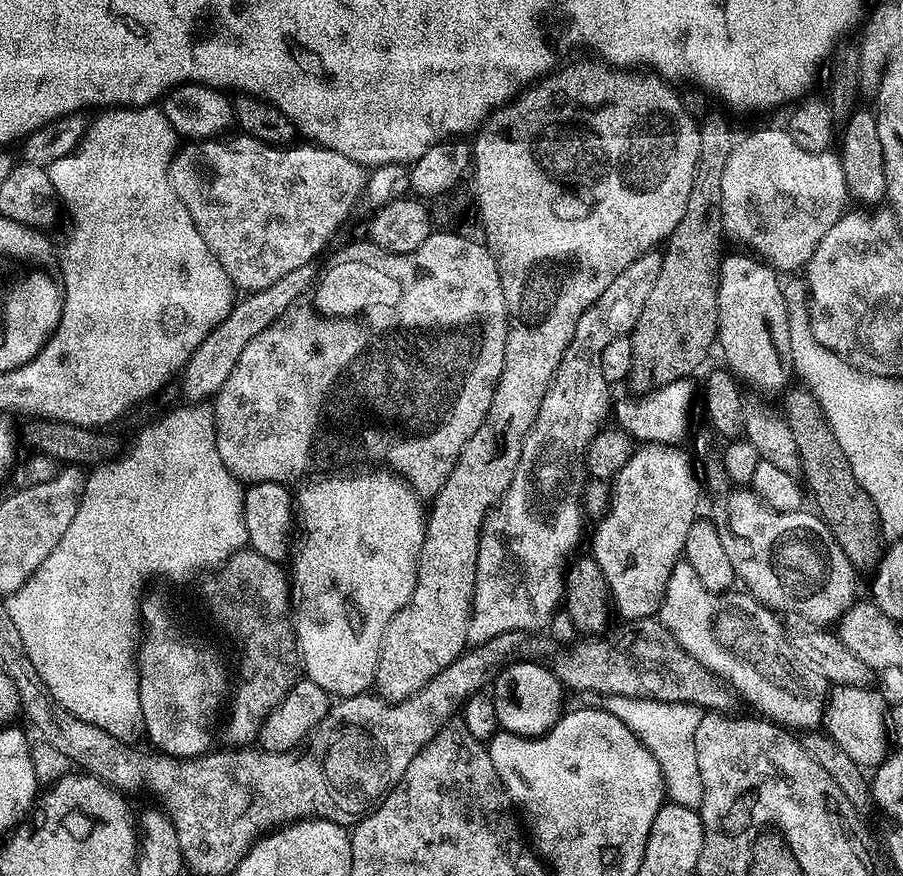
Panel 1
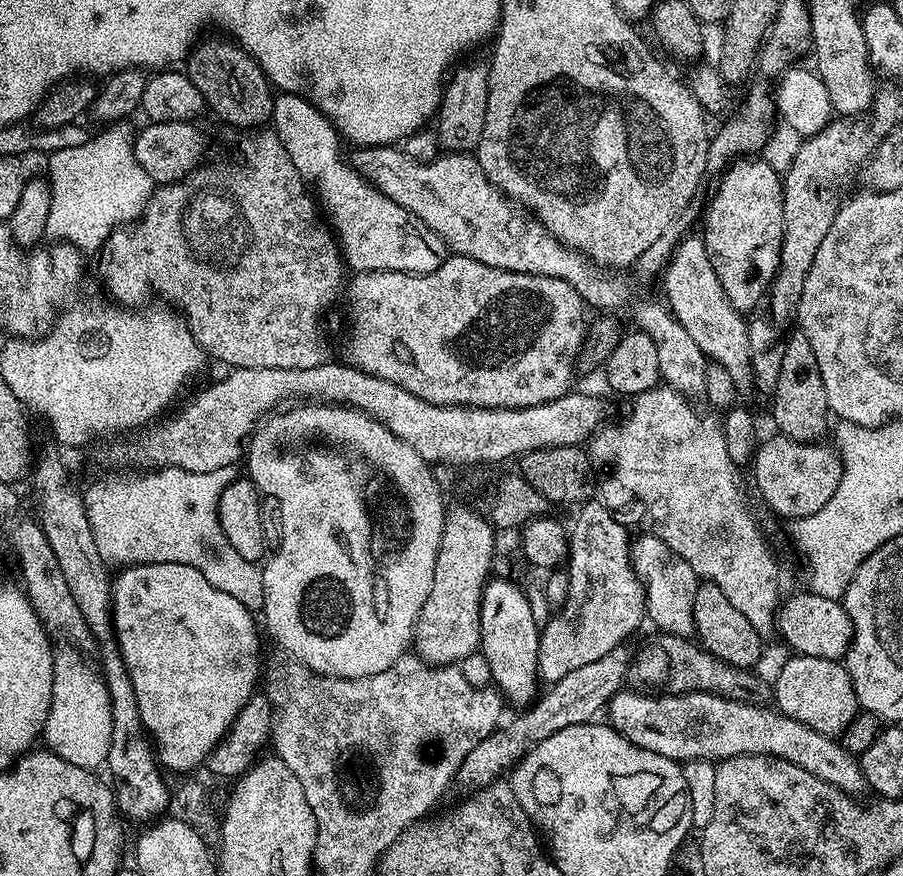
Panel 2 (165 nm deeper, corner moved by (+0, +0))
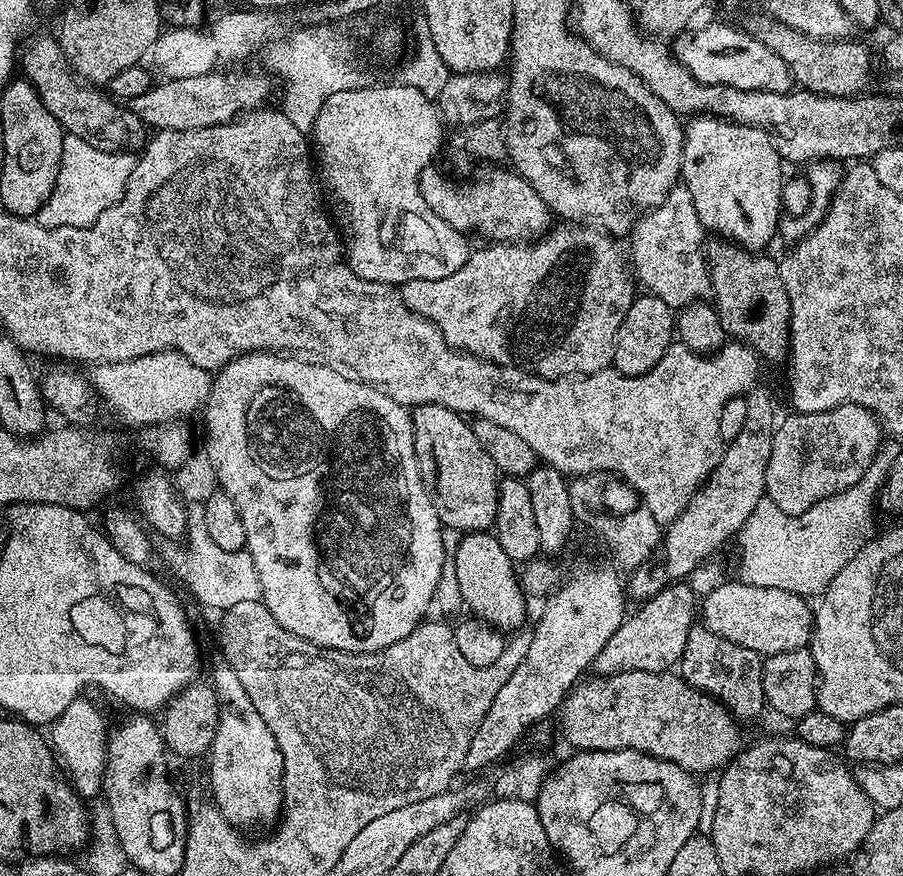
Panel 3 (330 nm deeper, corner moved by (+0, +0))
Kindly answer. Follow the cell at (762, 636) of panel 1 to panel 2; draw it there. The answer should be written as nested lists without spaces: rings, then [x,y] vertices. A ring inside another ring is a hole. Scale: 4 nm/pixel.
[[[655,534],[649,536],[640,536],[631,541],[632,549],[632,565],[638,577],[644,585],[644,594],[646,597],[646,616],[649,621],[653,620],[661,629],[661,633],[669,636],[682,636],[685,638],[693,635],[694,629],[692,619],[694,618],[694,594],[698,587],[698,577],[694,570],[690,570],[690,562],[686,562],[686,558],[682,558],[678,554],[674,554],[674,550],[670,550],[670,546],[666,546],[666,542],[662,542],[662,538]]]

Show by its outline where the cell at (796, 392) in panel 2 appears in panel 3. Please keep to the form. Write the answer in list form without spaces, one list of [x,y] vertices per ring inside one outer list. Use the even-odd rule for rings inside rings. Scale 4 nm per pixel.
[[[731,242],[709,243],[706,248],[708,258],[708,273],[712,283],[711,299],[720,314],[720,321],[724,324],[727,335],[735,338],[739,343],[751,346],[765,361],[783,365],[790,355],[790,337],[792,334],[792,315],[790,314],[790,300],[786,294],[786,286],[780,277],[780,265],[768,254],[750,252],[741,248],[739,244]]]

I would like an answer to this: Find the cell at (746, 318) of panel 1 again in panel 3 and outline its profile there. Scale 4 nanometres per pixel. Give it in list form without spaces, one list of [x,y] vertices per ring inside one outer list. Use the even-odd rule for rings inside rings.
[[[694,116],[687,121],[684,129],[684,149],[680,175],[683,183],[694,198],[694,210],[709,232],[717,232],[717,237],[739,244],[750,252],[763,253],[764,248],[778,236],[782,219],[780,195],[784,192],[784,168],[774,142],[762,130],[754,126],[736,124],[733,120],[719,120],[717,116]]]

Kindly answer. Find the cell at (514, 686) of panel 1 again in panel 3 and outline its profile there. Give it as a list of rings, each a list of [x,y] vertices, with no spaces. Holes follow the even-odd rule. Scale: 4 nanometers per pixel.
[[[491,531],[470,532],[459,537],[456,557],[451,557],[450,568],[456,571],[456,588],[469,608],[492,628],[499,628],[505,634],[523,629],[524,615],[528,612],[529,601],[520,586],[517,565],[508,557],[506,550]],[[525,600],[525,601],[524,601]]]

